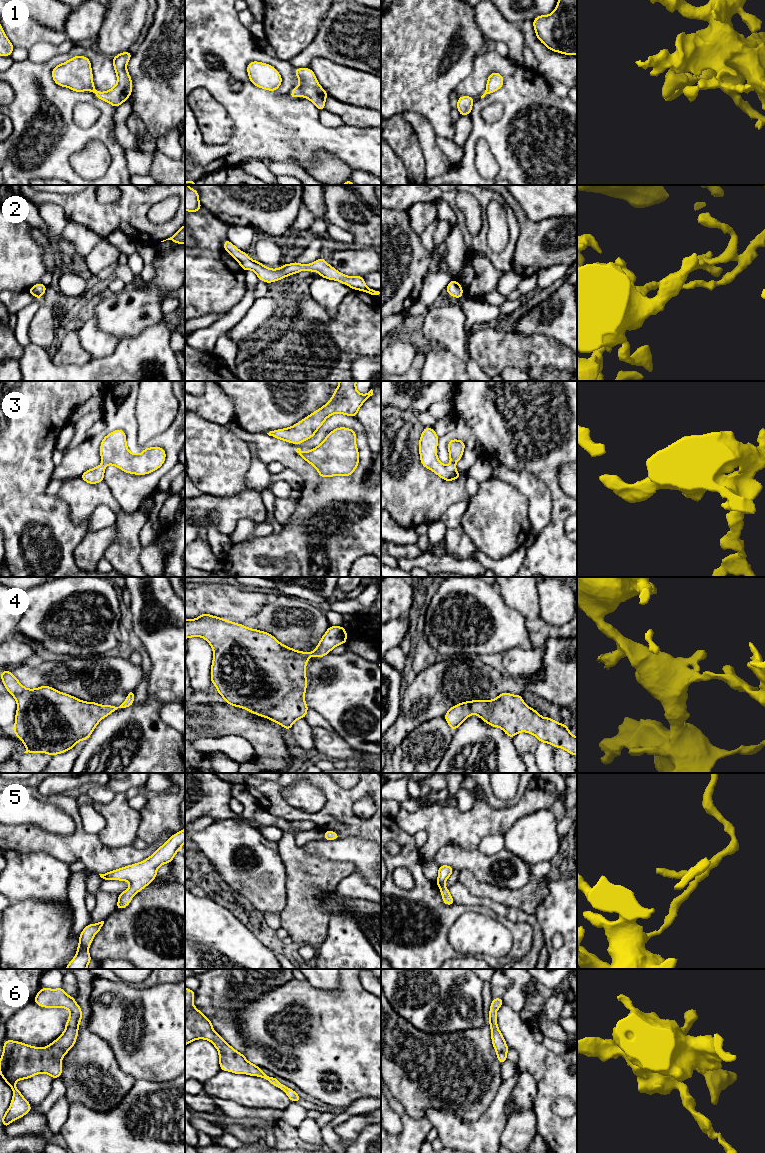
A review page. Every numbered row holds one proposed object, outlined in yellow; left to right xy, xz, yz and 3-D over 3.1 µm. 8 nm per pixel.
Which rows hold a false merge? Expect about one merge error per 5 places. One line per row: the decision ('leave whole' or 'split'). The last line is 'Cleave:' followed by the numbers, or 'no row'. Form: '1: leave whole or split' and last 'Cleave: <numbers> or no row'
1: leave whole
2: leave whole
3: leave whole
4: leave whole
5: leave whole
6: leave whole
Cleave: no row

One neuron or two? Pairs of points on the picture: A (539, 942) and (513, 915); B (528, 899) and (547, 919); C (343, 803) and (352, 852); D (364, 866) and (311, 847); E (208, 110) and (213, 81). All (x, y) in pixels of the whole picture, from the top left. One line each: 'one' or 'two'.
A: one
B: two
C: two
D: one
E: two

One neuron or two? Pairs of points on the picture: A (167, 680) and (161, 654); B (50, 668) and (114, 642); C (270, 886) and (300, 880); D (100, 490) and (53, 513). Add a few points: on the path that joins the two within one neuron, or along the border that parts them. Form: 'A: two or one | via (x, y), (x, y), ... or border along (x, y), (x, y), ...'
A: one | via (167, 674), (167, 660)
B: two | border along (98, 655), (71, 658)
C: two | border along (281, 860), (286, 873), (285, 906)
D: two | border along (56, 495), (66, 504), (74, 522), (87, 519)

